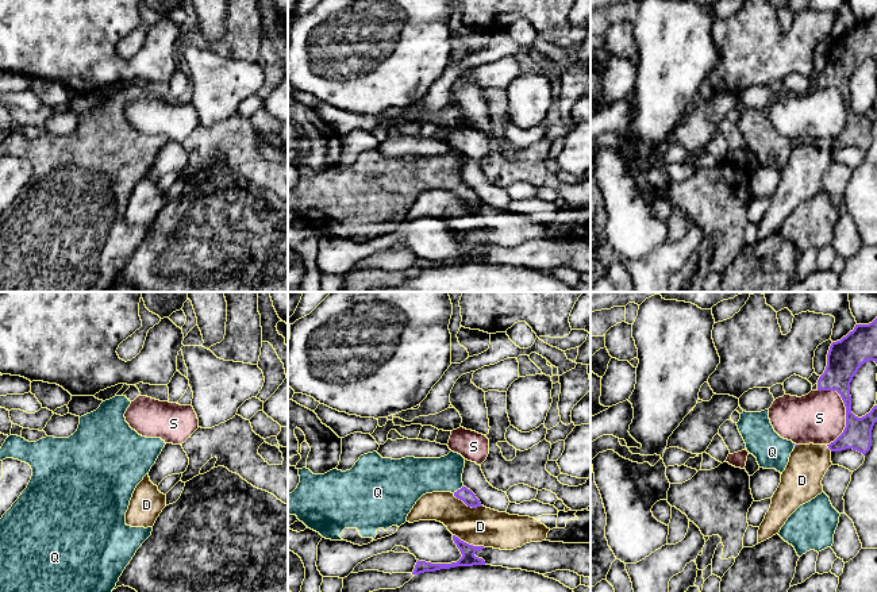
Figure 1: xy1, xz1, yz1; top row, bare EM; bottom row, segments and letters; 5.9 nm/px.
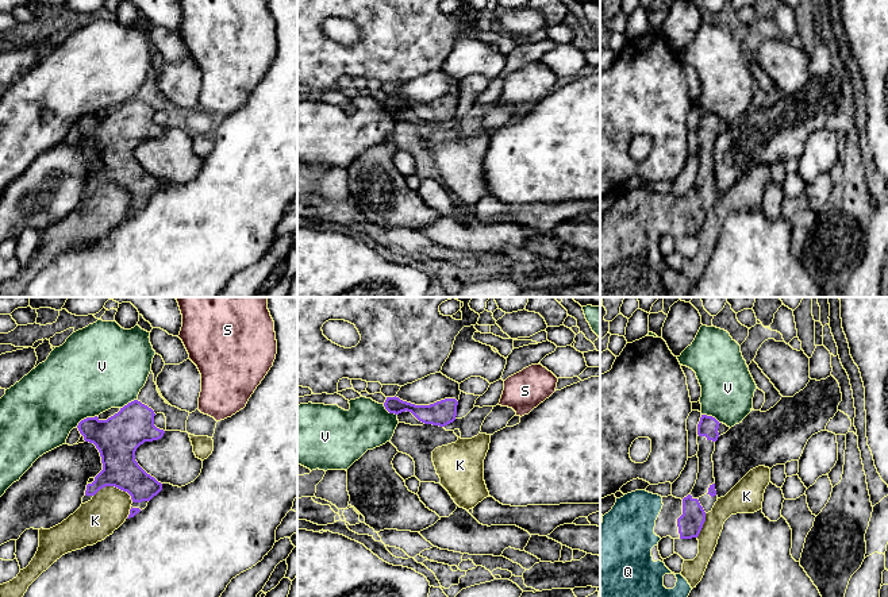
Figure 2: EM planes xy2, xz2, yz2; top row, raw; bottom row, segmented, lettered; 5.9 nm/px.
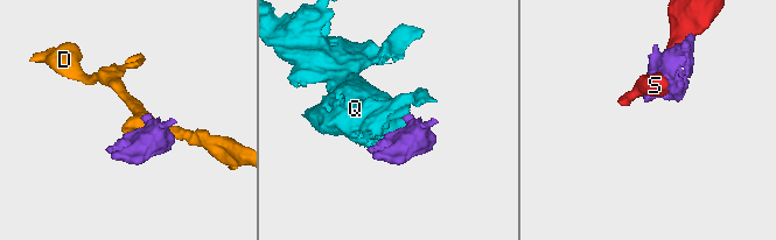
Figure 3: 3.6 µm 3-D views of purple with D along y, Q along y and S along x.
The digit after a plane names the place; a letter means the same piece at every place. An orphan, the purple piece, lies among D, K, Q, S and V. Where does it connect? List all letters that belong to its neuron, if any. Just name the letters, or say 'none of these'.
Q

